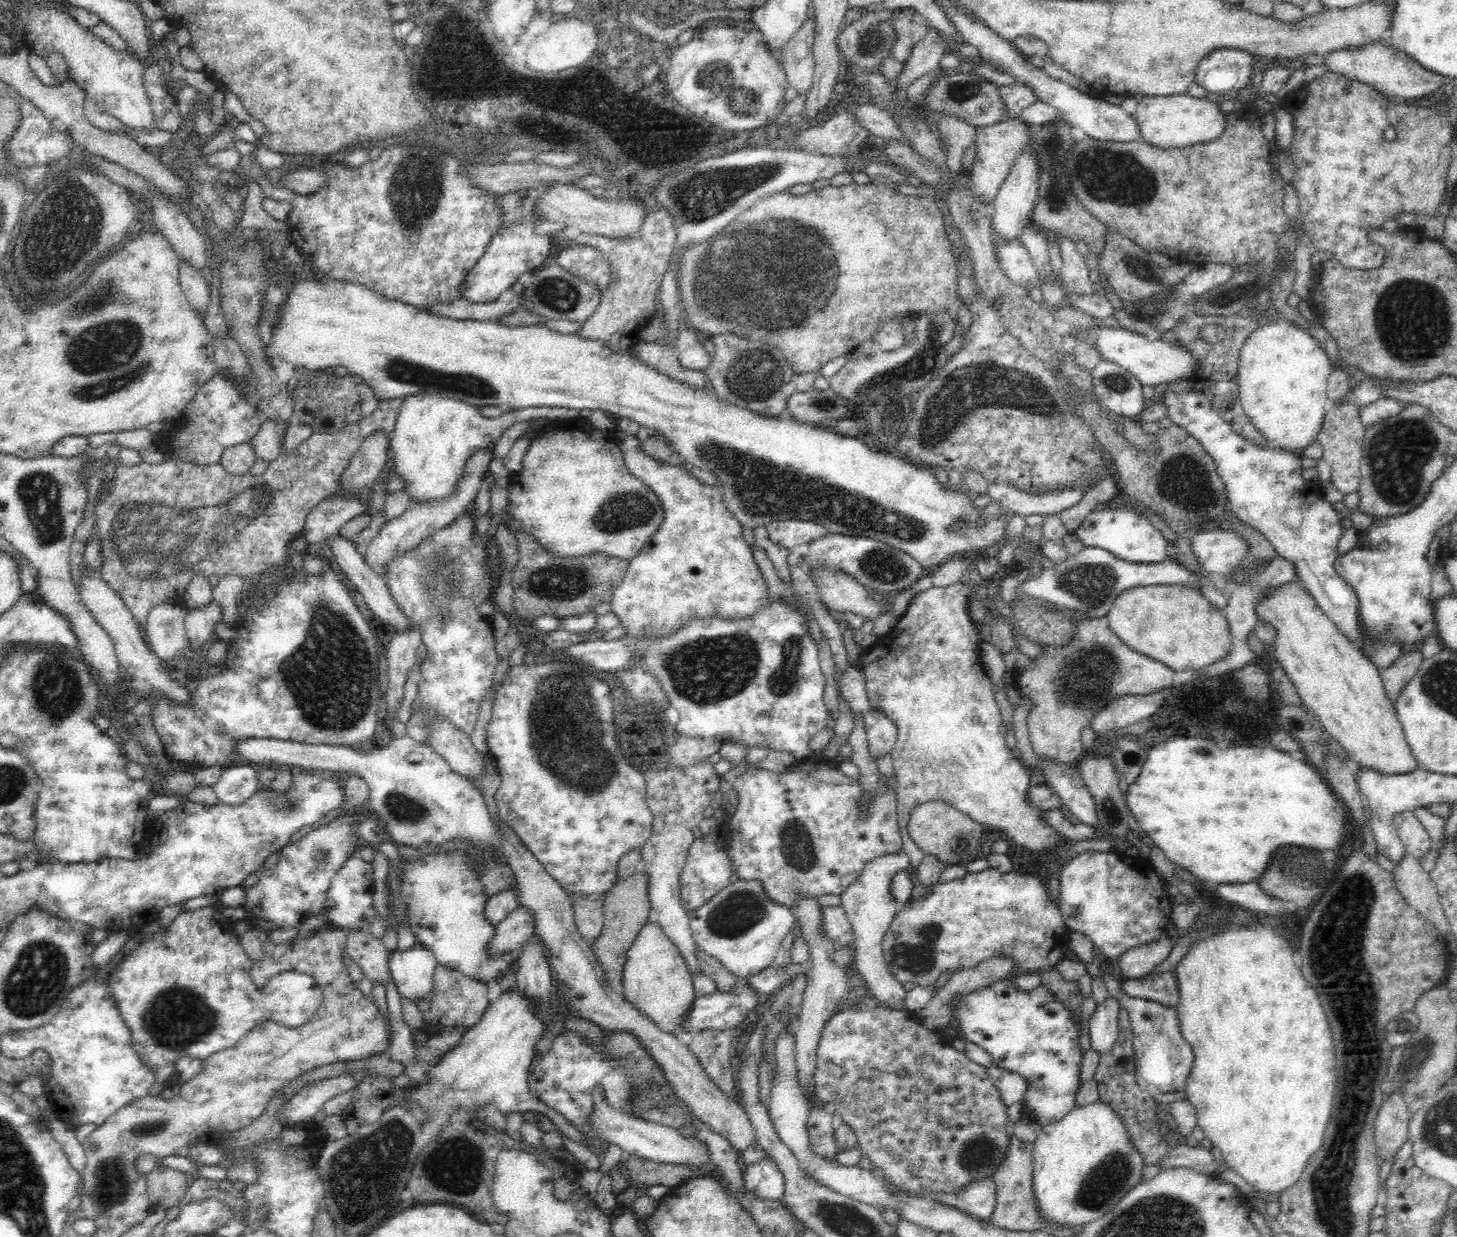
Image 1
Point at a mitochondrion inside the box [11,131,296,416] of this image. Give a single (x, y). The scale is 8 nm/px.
(105, 349)

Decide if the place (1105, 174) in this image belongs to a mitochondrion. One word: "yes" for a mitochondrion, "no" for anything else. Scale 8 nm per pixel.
yes

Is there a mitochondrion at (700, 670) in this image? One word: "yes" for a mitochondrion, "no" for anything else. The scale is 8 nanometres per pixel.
yes

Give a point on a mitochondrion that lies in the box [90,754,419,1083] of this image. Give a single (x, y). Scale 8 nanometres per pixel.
(180, 1017)

